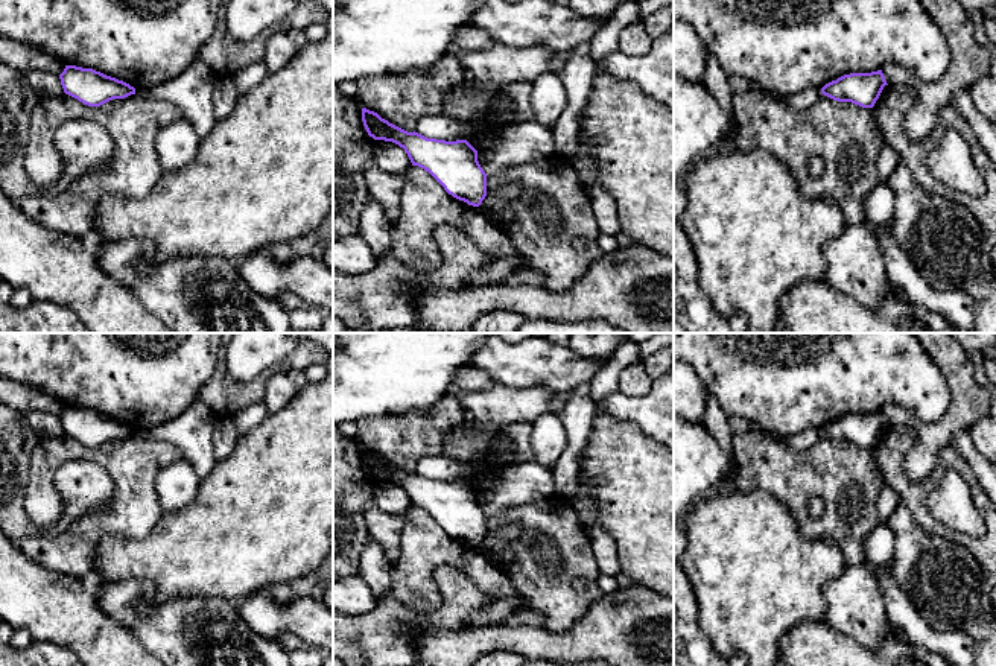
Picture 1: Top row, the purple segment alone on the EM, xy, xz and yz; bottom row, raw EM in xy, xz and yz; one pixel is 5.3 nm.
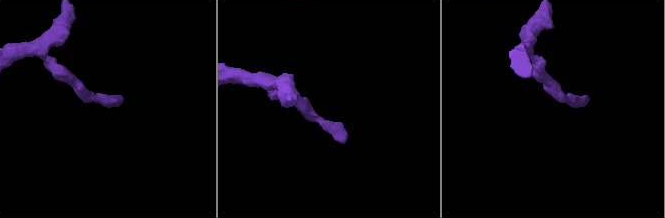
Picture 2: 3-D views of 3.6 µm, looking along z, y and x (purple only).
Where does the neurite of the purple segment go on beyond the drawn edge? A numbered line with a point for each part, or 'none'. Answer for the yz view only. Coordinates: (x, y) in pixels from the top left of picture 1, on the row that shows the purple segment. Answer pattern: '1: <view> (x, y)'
none

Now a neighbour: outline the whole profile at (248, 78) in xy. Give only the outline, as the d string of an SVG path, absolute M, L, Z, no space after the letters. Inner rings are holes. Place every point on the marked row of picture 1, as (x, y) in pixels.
M263 61L254 62L245 68L242 68L234 76L236 88L240 94L243 94L243 93L255 88L257 85L260 85L266 79L268 75L269 75L269 70Z

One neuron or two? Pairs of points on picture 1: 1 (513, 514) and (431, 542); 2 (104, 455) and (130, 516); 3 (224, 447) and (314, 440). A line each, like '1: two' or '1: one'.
1: two
2: one
3: two

